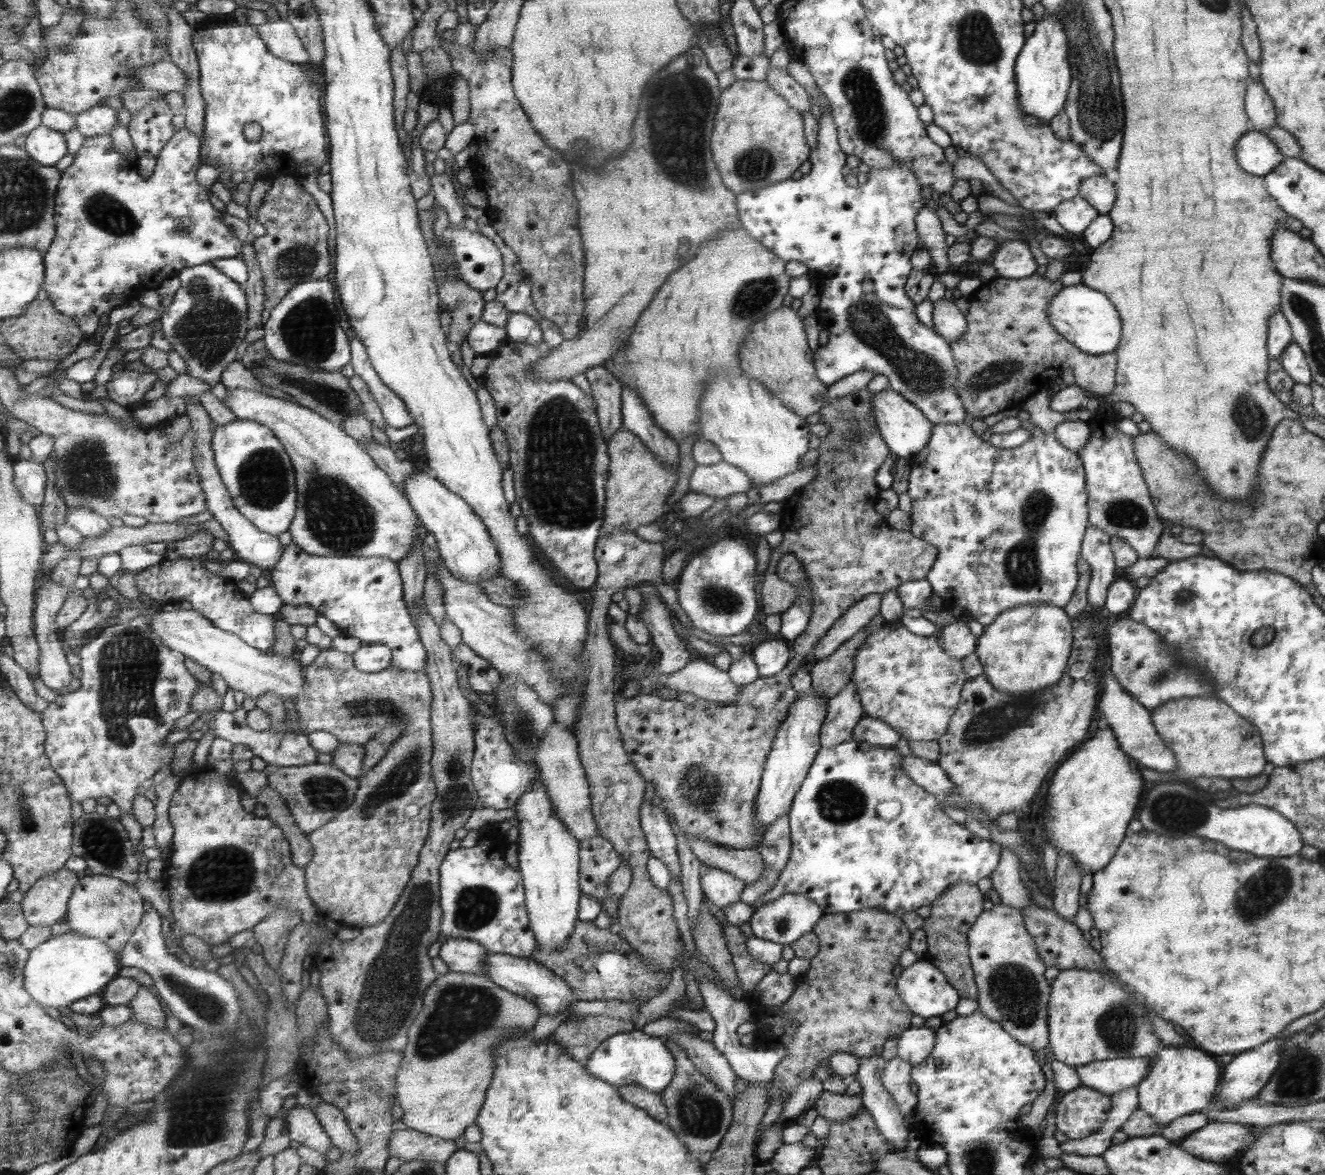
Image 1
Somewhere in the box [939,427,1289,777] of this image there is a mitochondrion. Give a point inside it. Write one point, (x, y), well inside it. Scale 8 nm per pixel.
(1021, 568)

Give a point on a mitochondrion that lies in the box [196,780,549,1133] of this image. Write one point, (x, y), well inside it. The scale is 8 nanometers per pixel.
(391, 982)

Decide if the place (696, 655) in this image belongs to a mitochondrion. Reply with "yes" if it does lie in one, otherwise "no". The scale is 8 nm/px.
no

